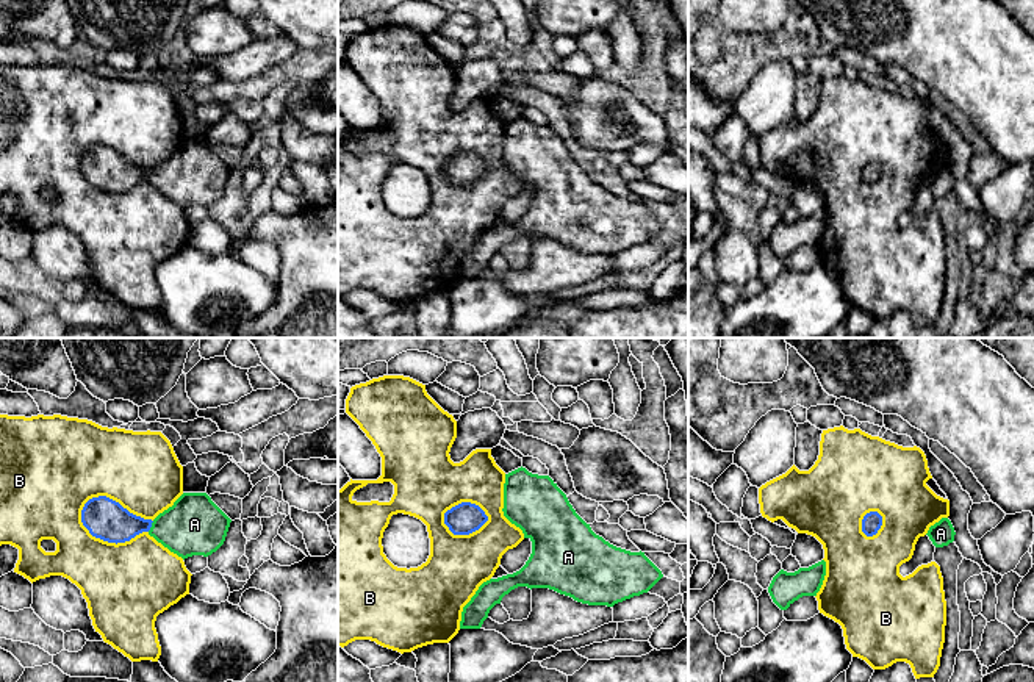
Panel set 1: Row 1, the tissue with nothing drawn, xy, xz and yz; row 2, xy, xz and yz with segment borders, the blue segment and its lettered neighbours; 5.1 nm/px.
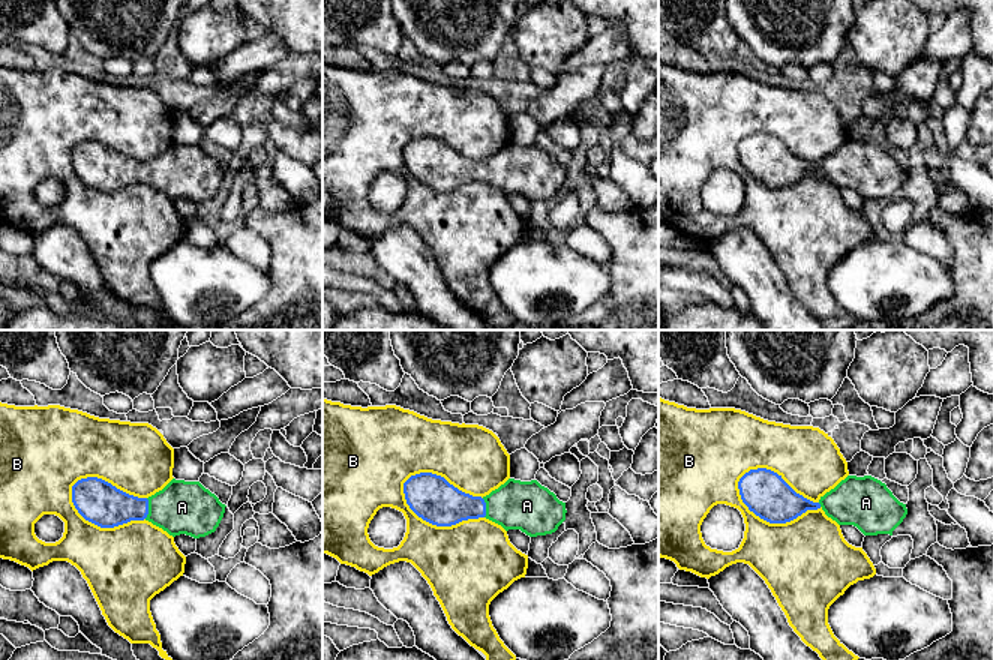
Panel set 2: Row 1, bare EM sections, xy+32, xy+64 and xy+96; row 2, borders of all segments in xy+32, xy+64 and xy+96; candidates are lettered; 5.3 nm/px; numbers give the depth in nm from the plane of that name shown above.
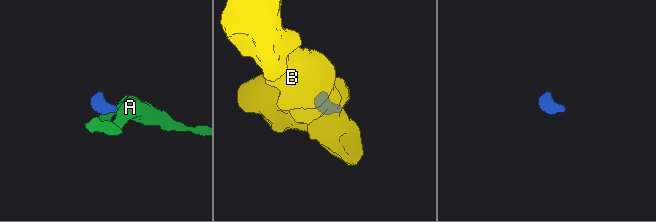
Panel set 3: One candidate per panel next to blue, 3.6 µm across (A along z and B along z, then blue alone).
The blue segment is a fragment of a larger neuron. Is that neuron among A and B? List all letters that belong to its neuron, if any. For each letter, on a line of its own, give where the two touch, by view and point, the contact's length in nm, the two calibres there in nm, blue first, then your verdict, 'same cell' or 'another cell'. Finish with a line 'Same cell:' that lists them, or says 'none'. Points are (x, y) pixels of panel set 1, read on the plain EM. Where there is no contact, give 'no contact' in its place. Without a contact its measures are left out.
A: meets blue in xy at (150, 175); contact 70 nm long; 200 nm thick on the blue side, 300 nm on the other; same cell
B: meets blue in xy at (114, 150); contact 380 nm long; 200 nm thick on the blue side, 400 nm on the other; another cell
Same cell: A

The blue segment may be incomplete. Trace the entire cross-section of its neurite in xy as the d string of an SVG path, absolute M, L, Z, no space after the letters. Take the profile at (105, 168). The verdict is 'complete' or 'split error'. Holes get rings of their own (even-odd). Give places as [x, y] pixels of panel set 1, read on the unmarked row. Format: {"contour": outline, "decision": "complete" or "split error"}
{"contour": "M183 142L153 170L130 163L106 145L92 147L81 160L81 172L92 186L116 194L147 181L185 210L216 202L225 191L232 169L206 142Z", "decision": "split error"}

